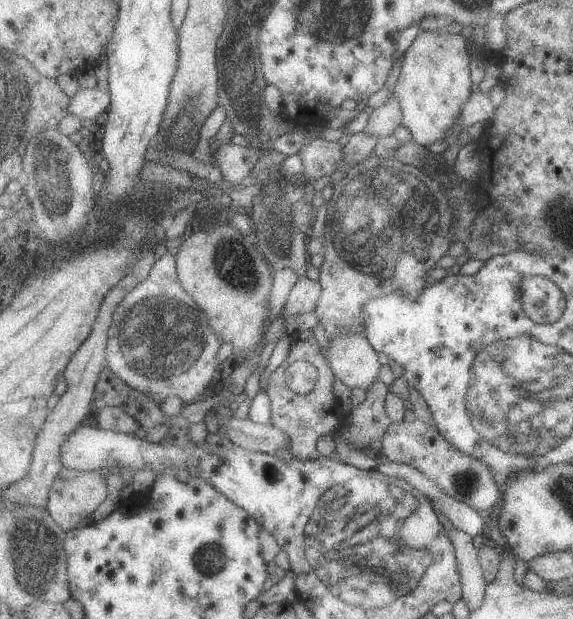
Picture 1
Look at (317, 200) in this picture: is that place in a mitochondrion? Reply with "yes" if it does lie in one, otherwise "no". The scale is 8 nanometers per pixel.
no

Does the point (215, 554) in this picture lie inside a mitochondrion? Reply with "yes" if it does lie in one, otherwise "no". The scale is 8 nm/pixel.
yes

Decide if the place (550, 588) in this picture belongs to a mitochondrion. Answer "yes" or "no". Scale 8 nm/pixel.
no

